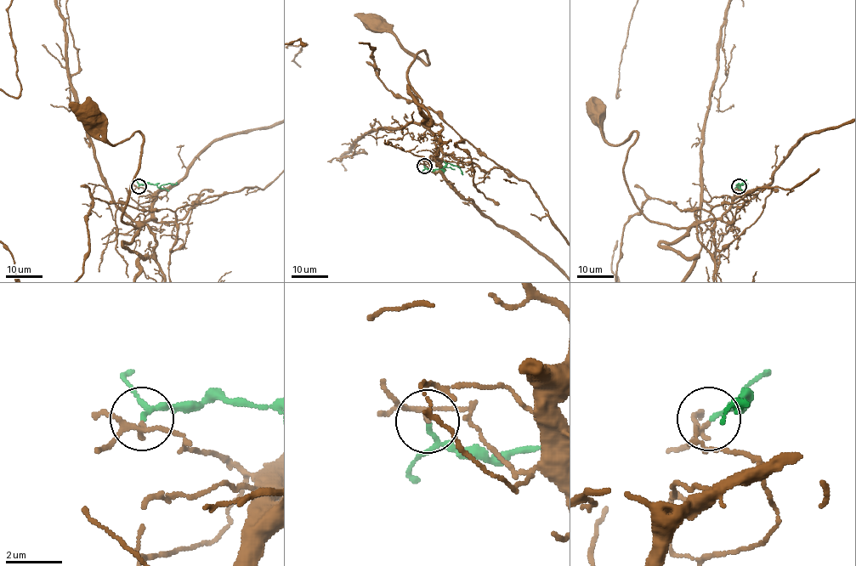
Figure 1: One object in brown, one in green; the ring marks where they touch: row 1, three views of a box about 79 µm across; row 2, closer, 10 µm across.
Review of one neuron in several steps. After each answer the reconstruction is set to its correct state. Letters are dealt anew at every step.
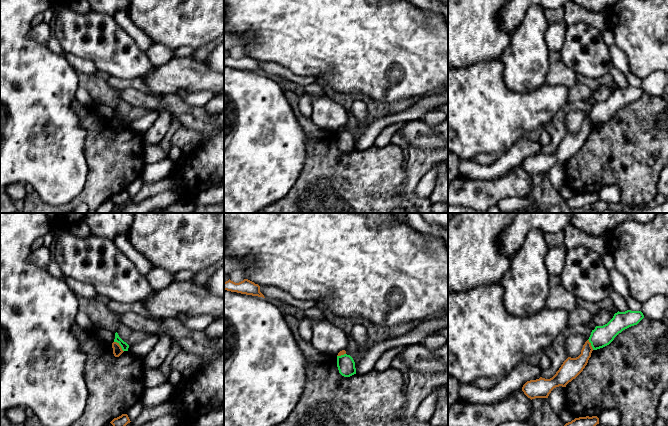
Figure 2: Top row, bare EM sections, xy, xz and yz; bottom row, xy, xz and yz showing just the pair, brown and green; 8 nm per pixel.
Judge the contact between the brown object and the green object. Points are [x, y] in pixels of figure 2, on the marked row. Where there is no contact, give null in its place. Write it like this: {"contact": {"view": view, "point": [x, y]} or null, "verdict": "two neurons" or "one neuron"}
{"contact": {"view": "xy", "point": [120, 346]}, "verdict": "two neurons"}

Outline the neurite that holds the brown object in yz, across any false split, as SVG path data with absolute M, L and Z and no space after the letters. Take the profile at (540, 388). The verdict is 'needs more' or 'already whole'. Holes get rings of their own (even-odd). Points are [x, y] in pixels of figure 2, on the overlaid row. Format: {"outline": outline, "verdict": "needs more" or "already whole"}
{"outline": "M587 340L583 345L581 354L576 358L568 357L552 378L545 379L540 377L536 380L527 381L523 385L522 391L531 400L548 398L554 388L559 386L566 387L569 382L583 371L591 357L592 351L591 343Z", "verdict": "already whole"}

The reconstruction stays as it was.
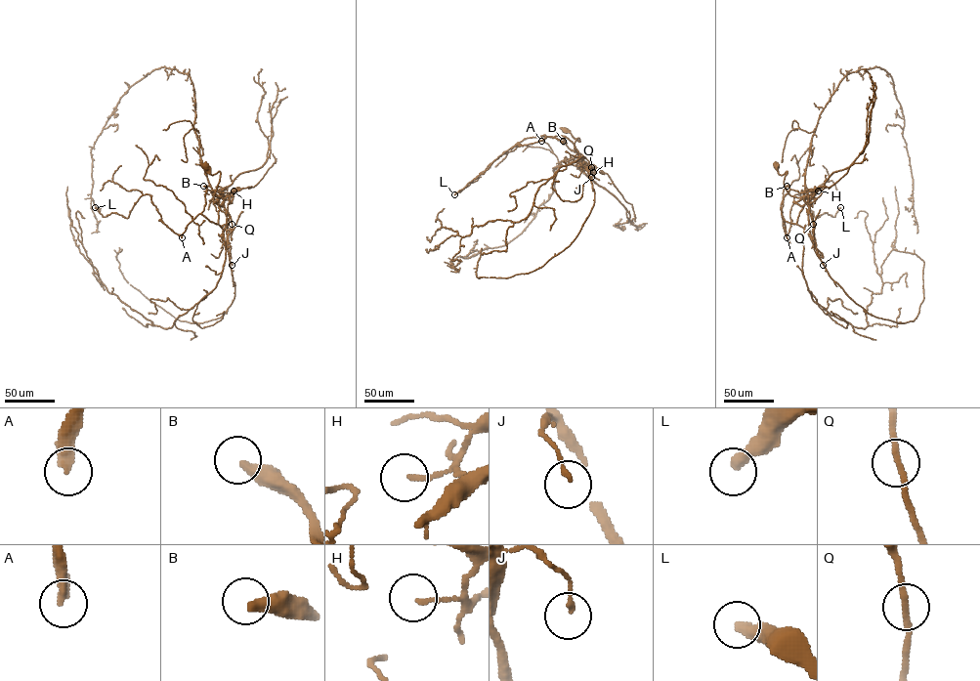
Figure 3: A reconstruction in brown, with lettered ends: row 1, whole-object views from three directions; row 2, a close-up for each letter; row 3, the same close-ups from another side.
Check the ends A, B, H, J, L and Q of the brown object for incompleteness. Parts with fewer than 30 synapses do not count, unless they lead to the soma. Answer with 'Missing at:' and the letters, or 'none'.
Missing at: A, B, L

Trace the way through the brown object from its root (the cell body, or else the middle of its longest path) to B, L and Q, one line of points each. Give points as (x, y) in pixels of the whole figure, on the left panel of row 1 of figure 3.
B: (206, 167), (212, 175), (220, 173), (215, 196), (229, 196), (241, 189), (219, 192), (203, 186)
L: (206, 167), (220, 173), (217, 224), (198, 214), (178, 234), (149, 194), (128, 218), (104, 217), (95, 207)
Q: (206, 167), (212, 175), (220, 173), (214, 195), (224, 201), (227, 223), (222, 237), (227, 246), (232, 224)

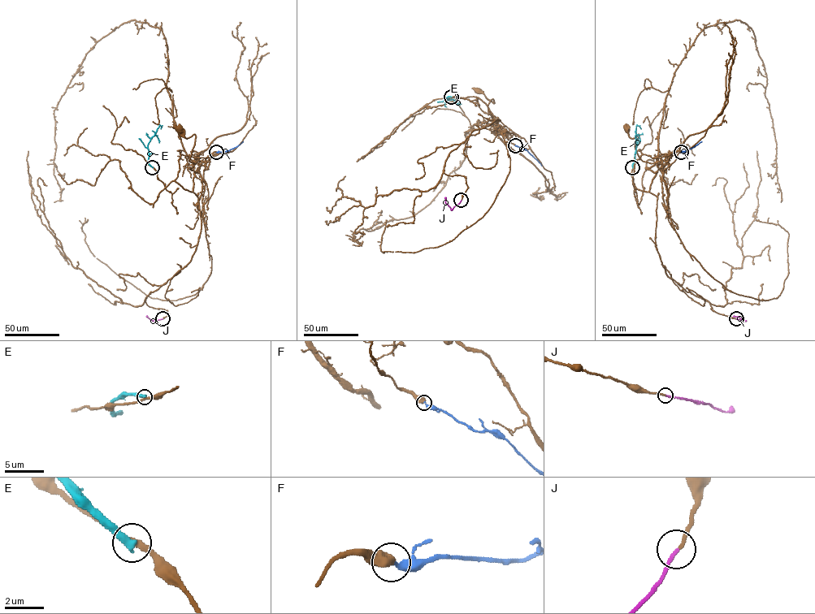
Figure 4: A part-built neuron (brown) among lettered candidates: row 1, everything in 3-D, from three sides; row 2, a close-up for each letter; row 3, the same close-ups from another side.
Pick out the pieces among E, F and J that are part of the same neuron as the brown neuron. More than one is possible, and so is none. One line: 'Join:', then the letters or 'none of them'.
Join: J

